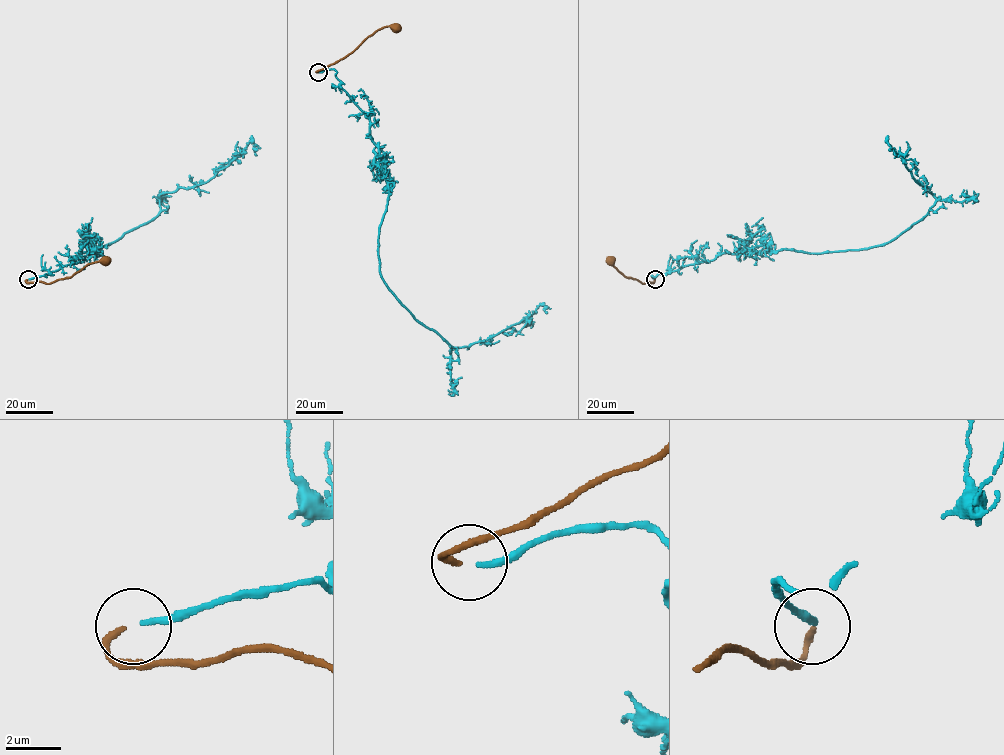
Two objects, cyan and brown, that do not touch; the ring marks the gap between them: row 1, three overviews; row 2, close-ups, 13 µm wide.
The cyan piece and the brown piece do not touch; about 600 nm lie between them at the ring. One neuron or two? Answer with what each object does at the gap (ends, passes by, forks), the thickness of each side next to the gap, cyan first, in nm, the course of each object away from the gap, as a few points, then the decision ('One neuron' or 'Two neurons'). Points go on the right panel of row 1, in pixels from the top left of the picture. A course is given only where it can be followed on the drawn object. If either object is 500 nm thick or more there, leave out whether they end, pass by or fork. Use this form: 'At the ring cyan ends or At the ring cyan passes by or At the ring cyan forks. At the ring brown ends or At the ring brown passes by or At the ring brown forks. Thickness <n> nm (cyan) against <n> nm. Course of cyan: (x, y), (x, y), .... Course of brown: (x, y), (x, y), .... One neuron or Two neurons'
At the ring cyan ends. At the ring brown ends. Thickness 240 nm (cyan) against 240 nm. Course of cyan: (655, 279), (651, 276), (726, 252), (812, 253), (884, 245), (919, 221), (936, 198), (887, 141), (896, 155). Course of brown: (655, 279), (643, 283), (626, 277), (611, 261). One neuron

